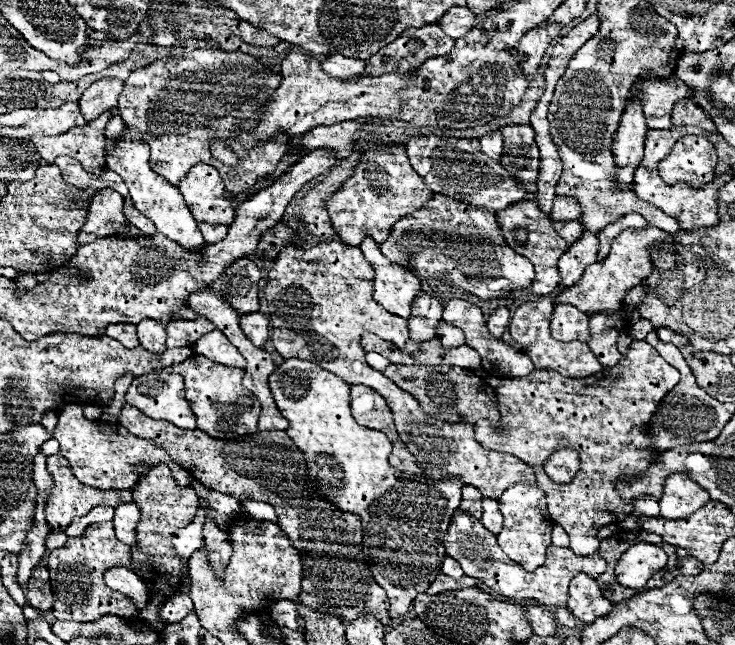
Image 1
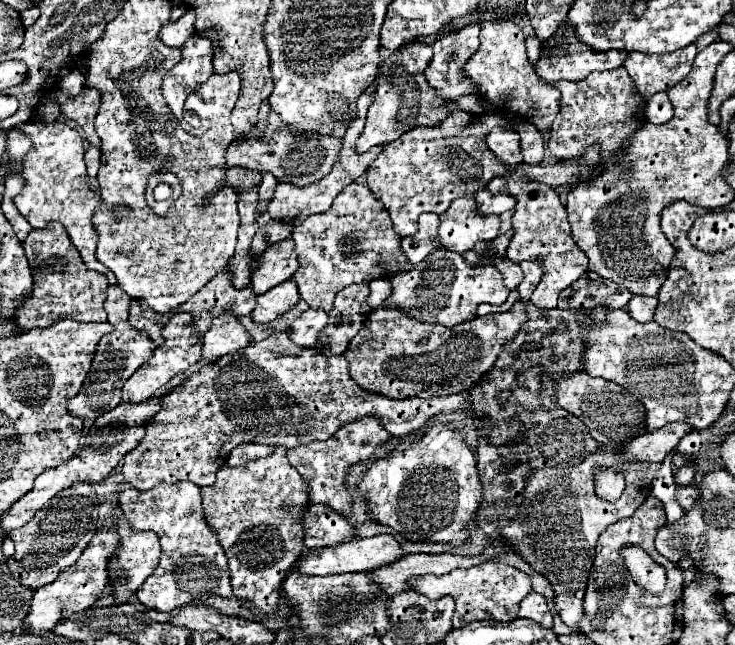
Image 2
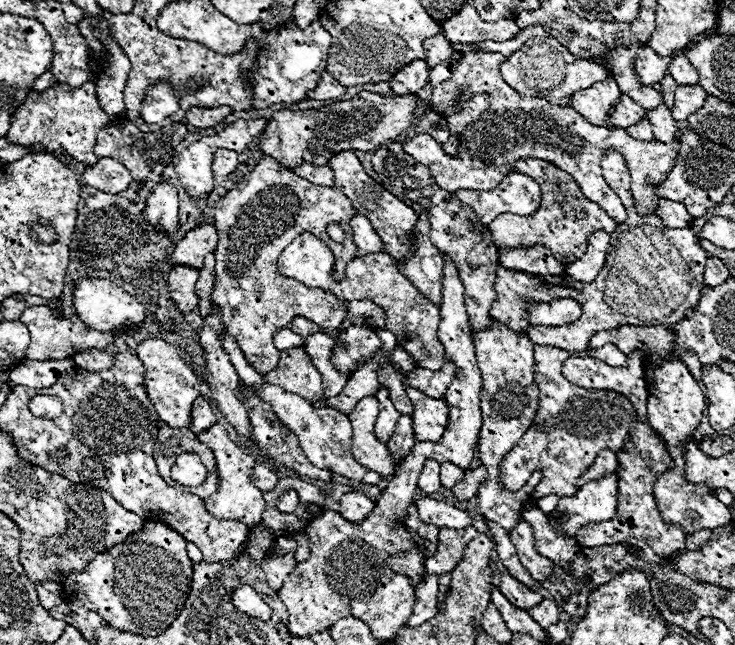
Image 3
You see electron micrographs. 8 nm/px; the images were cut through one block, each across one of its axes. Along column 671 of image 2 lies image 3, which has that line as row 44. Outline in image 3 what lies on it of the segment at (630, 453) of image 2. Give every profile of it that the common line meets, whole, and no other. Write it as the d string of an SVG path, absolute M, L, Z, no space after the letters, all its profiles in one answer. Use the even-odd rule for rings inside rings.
M438 34L438 36L432 36L424 42L424 50L426 50L426 64L430 68L442 64L444 60L448 60L452 56L452 44L446 40L446 36Z

